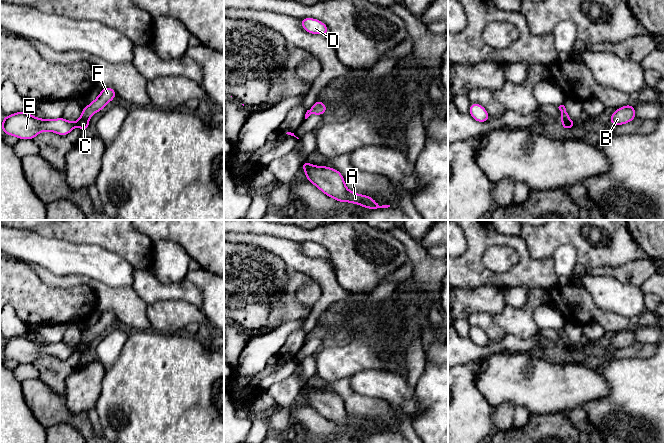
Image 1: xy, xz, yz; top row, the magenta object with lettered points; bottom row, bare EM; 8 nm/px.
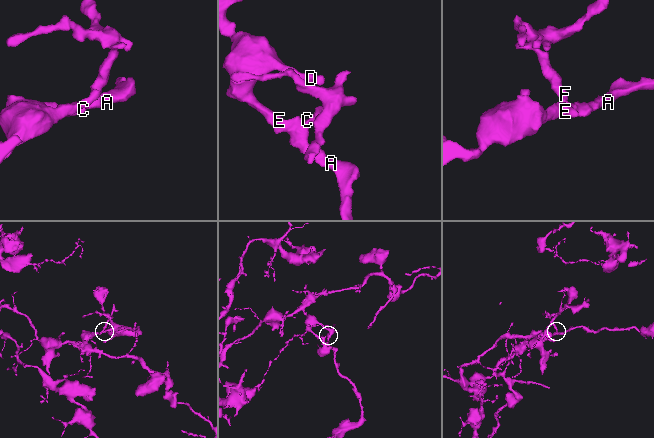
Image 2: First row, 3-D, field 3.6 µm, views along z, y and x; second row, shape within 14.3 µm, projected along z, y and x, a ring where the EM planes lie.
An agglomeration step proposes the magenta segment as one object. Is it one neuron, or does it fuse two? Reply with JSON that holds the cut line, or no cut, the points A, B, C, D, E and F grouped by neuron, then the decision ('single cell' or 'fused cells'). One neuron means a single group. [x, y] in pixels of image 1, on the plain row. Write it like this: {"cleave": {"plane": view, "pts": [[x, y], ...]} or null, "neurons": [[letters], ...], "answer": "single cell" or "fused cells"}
{"cleave": null, "neurons": [["A", "B", "C", "D", "E", "F"]], "answer": "single cell"}

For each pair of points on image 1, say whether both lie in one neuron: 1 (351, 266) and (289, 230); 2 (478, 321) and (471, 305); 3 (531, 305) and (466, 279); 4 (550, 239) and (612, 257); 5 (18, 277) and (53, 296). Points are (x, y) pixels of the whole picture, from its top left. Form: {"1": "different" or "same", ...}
{"1": "same", "2": "different", "3": "different", "4": "same", "5": "same"}

